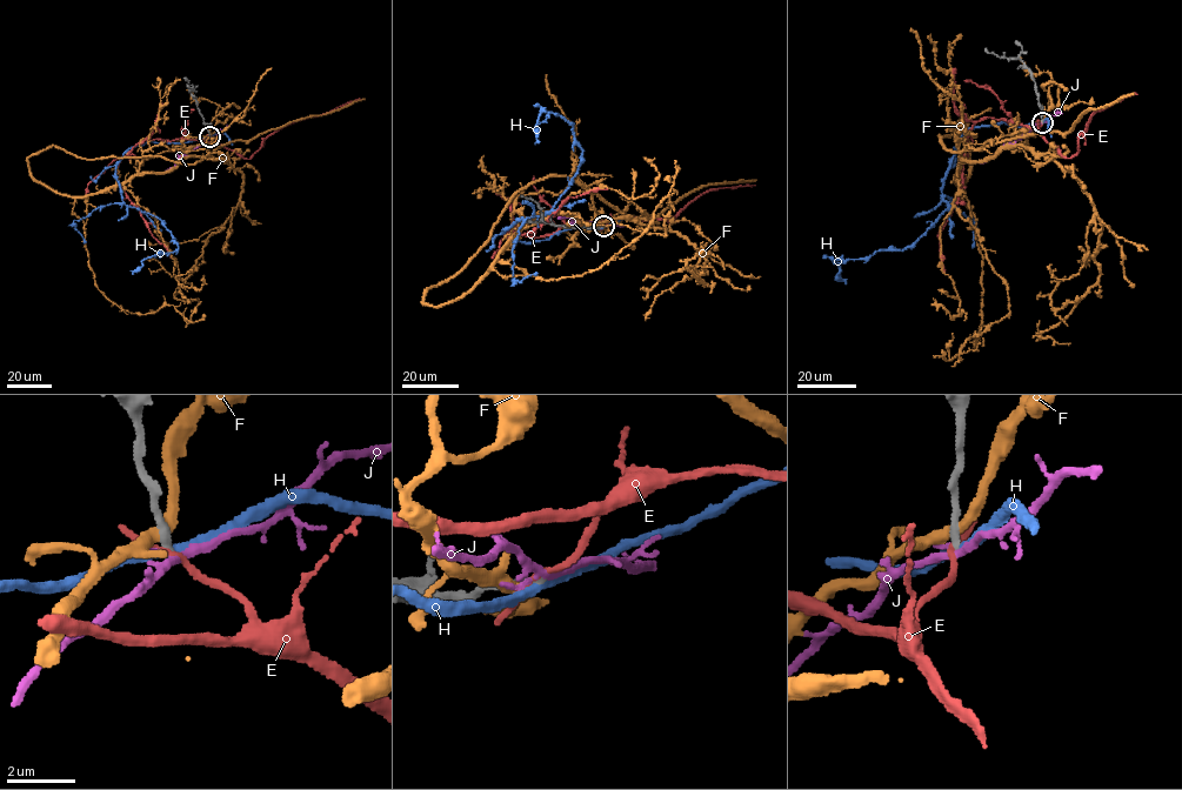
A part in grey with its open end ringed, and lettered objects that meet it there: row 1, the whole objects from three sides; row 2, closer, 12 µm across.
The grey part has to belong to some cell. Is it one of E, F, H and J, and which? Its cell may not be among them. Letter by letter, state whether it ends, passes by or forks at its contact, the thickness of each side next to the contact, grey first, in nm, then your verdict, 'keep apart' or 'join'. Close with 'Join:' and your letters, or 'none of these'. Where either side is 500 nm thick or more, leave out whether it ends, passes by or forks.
E: it passes by; 240 nm thick on the grey side, 160 nm on the other; keep apart
F: it passes by; 280 nm thick on the grey side, 320 nm on the other; keep apart
H: it passes by; 240 nm thick on the grey side, 280 nm on the other; keep apart
J: it forks there; 240 nm thick on the grey side, 170 nm on the other; keep apart
Join: none of these

